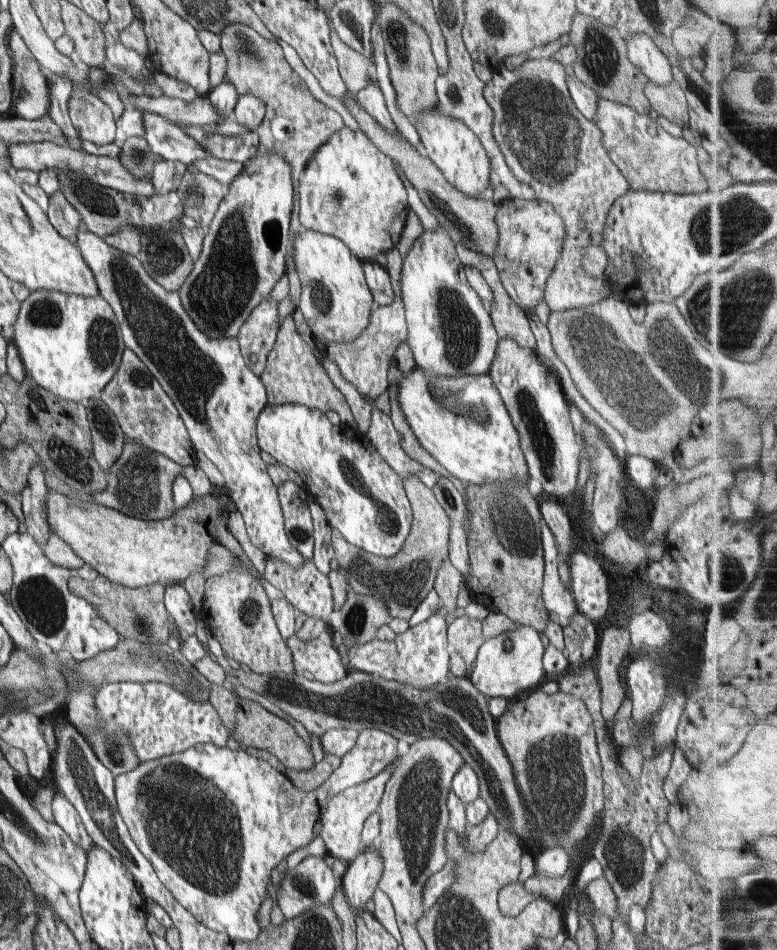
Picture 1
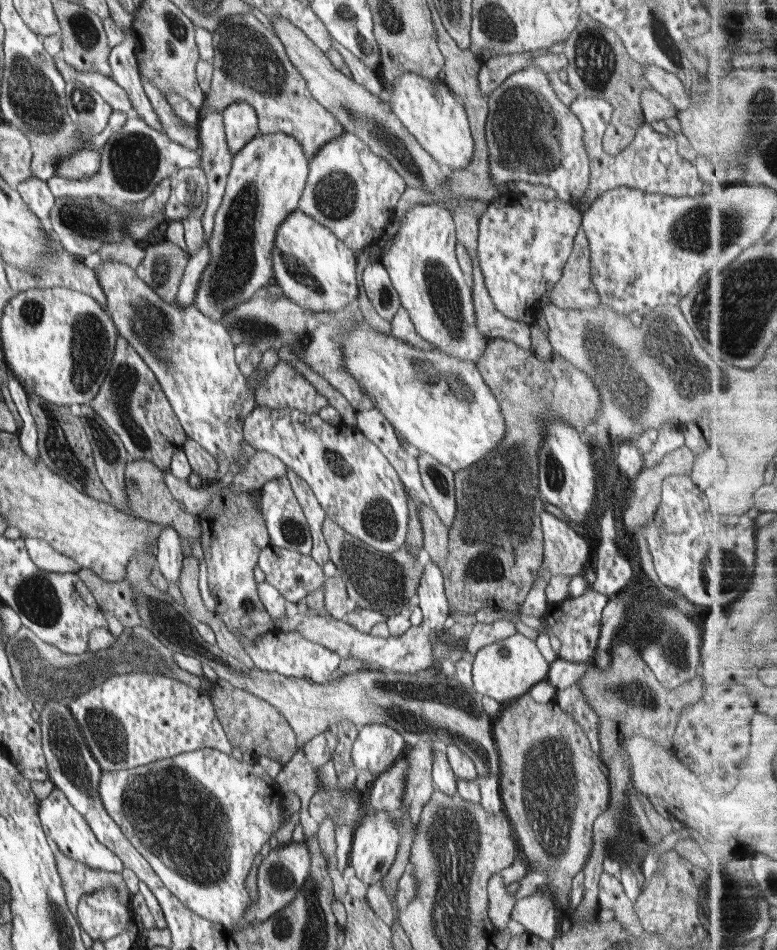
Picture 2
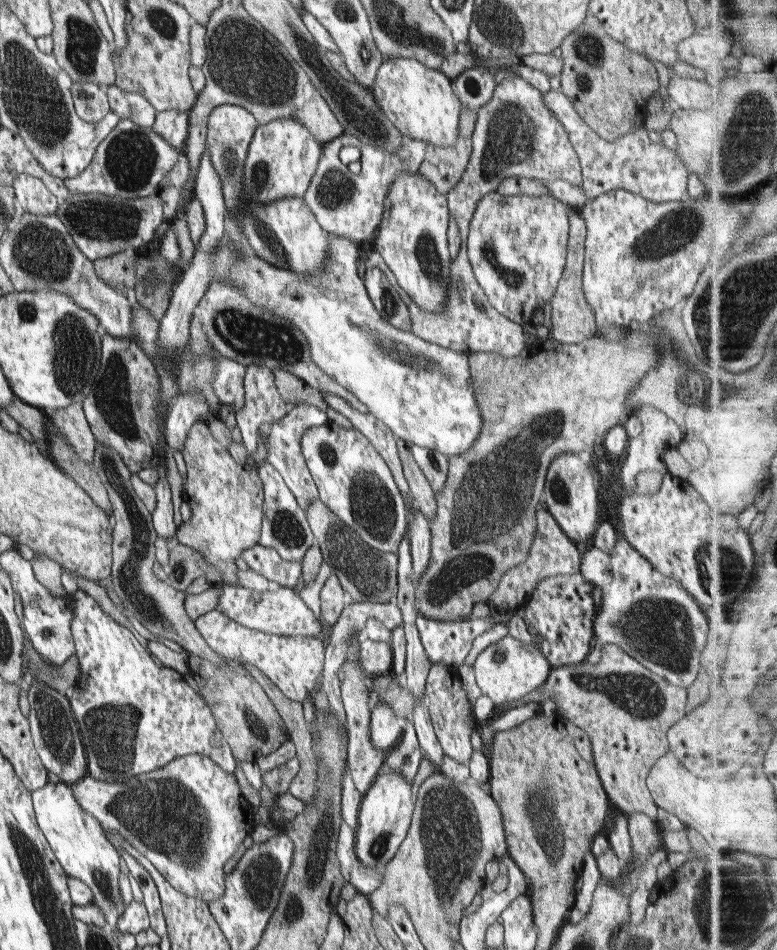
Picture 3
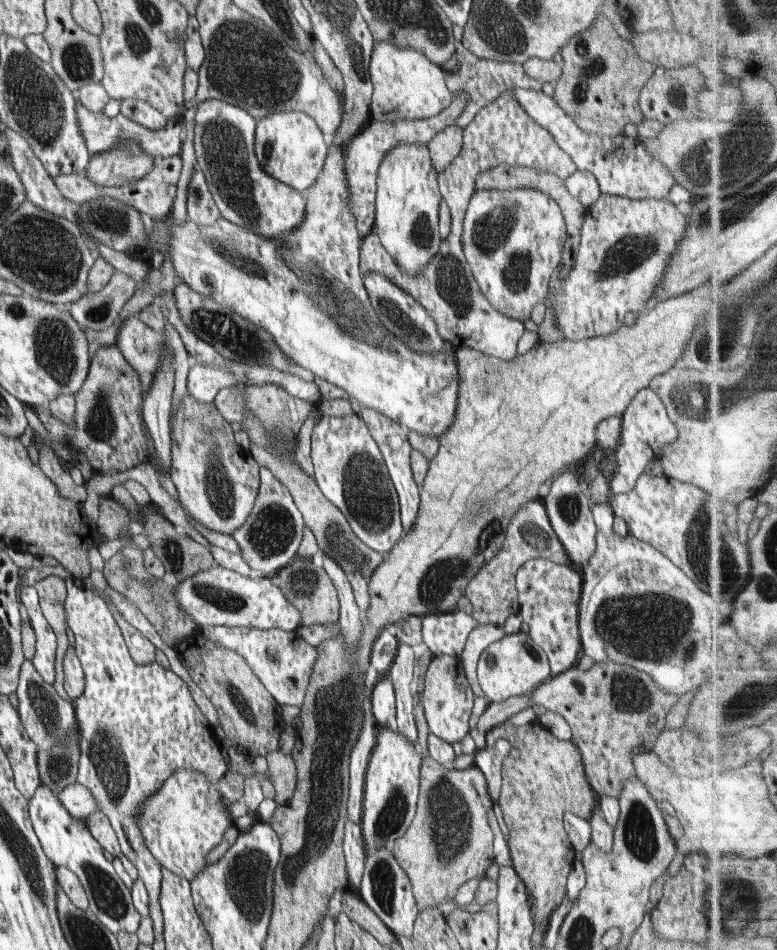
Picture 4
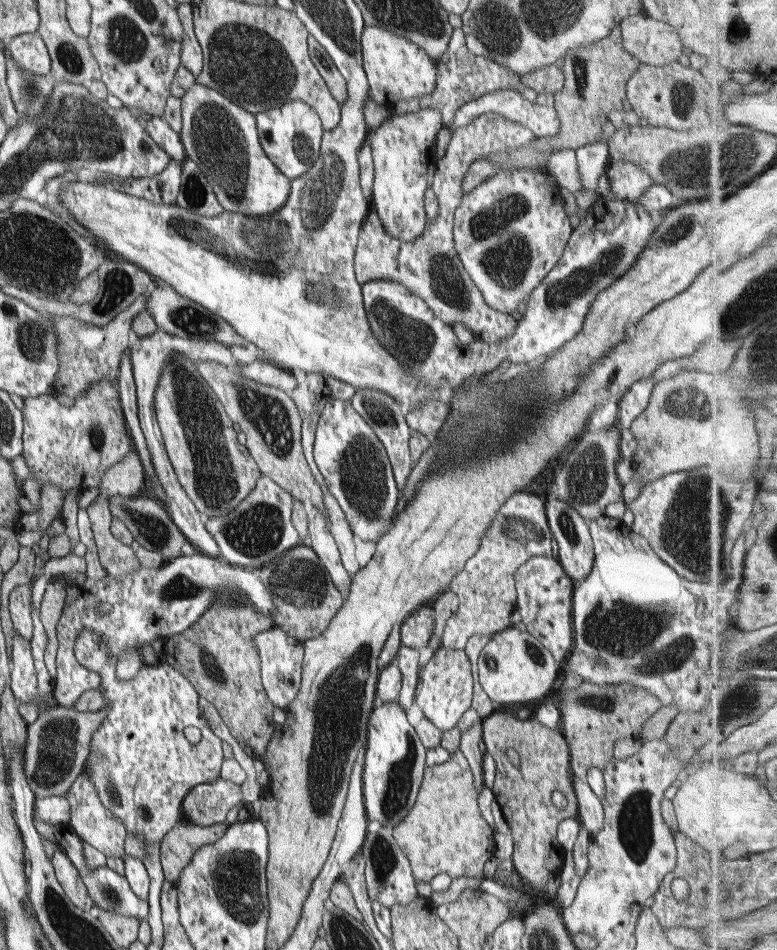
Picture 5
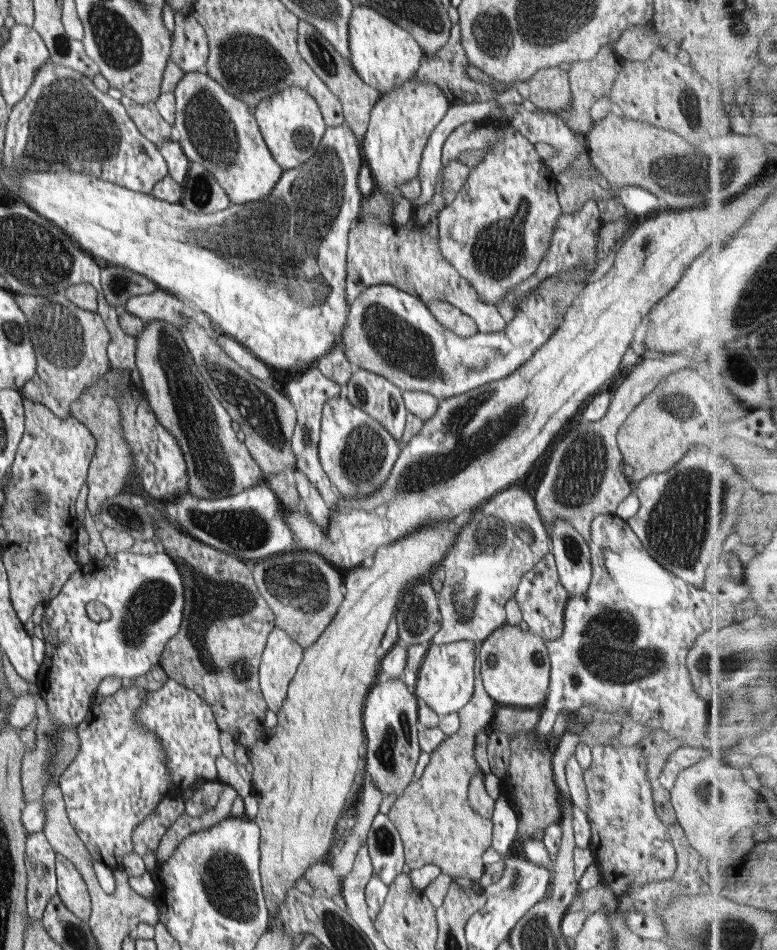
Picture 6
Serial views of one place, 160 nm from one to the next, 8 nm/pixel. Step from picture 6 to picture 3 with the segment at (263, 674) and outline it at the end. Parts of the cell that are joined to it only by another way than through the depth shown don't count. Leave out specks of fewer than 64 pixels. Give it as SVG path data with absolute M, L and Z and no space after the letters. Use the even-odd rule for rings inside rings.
M212 610L195 620L196 628L208 646L226 659L246 661L256 665L289 699L302 702L323 674L326 644L310 636L282 636L252 630Z

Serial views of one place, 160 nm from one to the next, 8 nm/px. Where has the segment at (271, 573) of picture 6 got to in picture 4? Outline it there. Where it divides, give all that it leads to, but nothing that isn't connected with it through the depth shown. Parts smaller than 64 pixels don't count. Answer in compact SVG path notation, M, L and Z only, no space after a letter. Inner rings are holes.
M297 556L291 564L287 564L273 576L270 576L270 579L280 588L280 592L286 596L288 602L300 612L301 626L308 626L314 623L338 623L339 599L336 587L324 568L316 568L316 564L312 563L312 559L305 558L302 560Z

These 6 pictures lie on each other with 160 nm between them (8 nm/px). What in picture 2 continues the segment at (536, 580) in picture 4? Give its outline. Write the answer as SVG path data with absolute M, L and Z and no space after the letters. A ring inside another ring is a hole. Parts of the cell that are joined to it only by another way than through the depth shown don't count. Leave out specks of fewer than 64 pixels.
M593 588L586 590L580 596L569 596L558 604L547 604L545 614L547 623L551 626L550 634L560 640L559 658L570 662L586 662L594 653L601 633L601 616L610 598L596 592Z

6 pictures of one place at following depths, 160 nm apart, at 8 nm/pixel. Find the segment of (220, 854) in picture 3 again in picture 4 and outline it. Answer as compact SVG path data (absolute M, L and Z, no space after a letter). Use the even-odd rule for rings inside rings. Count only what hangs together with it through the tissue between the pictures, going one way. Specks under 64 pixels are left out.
M185 768L164 780L137 812L137 826L152 856L161 867L189 882L207 866L208 853L223 841L225 833L235 828L233 824L217 784L204 773ZM77 780L65 786L62 792L57 793L57 797L73 817L84 819L101 810L97 800L93 799L95 796L92 791Z

